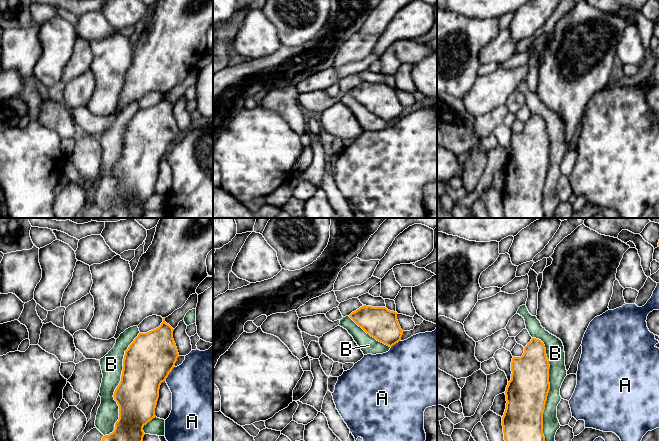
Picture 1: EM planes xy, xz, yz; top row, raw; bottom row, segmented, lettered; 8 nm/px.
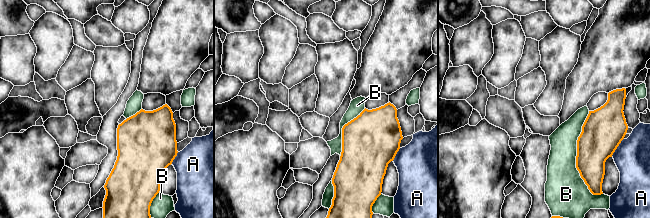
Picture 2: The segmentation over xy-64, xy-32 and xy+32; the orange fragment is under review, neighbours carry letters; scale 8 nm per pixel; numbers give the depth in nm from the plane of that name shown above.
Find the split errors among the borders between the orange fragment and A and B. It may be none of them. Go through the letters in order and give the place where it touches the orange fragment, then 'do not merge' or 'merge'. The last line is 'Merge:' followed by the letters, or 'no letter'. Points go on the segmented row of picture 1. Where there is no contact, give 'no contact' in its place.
A: meets orange in xy at (168, 374); do not merge
B: meets orange in yz at (549, 386); do not merge
Merge: no letter

